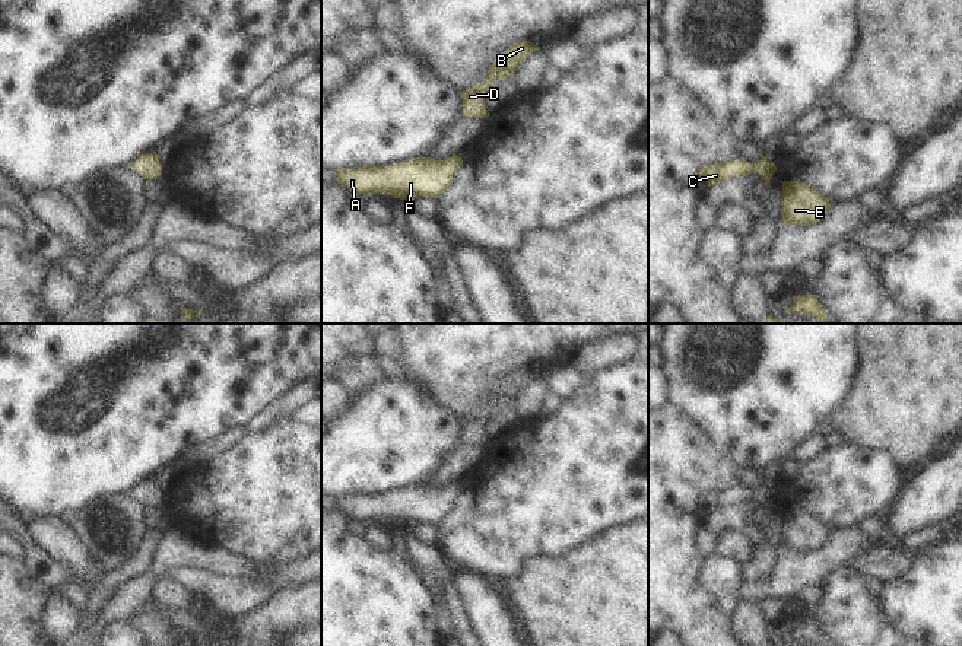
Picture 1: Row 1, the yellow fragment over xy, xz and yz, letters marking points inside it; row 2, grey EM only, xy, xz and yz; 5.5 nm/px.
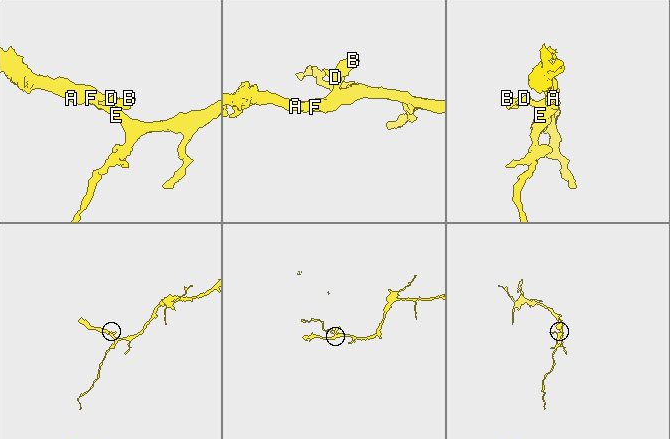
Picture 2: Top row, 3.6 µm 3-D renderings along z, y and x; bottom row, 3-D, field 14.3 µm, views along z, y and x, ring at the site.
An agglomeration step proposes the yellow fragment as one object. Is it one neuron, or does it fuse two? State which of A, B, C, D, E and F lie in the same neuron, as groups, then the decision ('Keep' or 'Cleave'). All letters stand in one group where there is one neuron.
Groups: A B C D E F. Keep

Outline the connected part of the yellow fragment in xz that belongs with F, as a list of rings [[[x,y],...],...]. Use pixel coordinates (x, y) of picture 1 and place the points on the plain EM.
[[[463,480],[444,487],[413,484],[388,493],[362,493],[359,496],[333,496],[337,510],[355,522],[387,521],[393,525],[438,525],[463,493]]]

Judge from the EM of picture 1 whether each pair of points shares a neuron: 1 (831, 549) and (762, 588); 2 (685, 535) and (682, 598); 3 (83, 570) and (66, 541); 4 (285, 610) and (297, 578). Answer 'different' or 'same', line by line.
1: same
2: same
3: same
4: different

